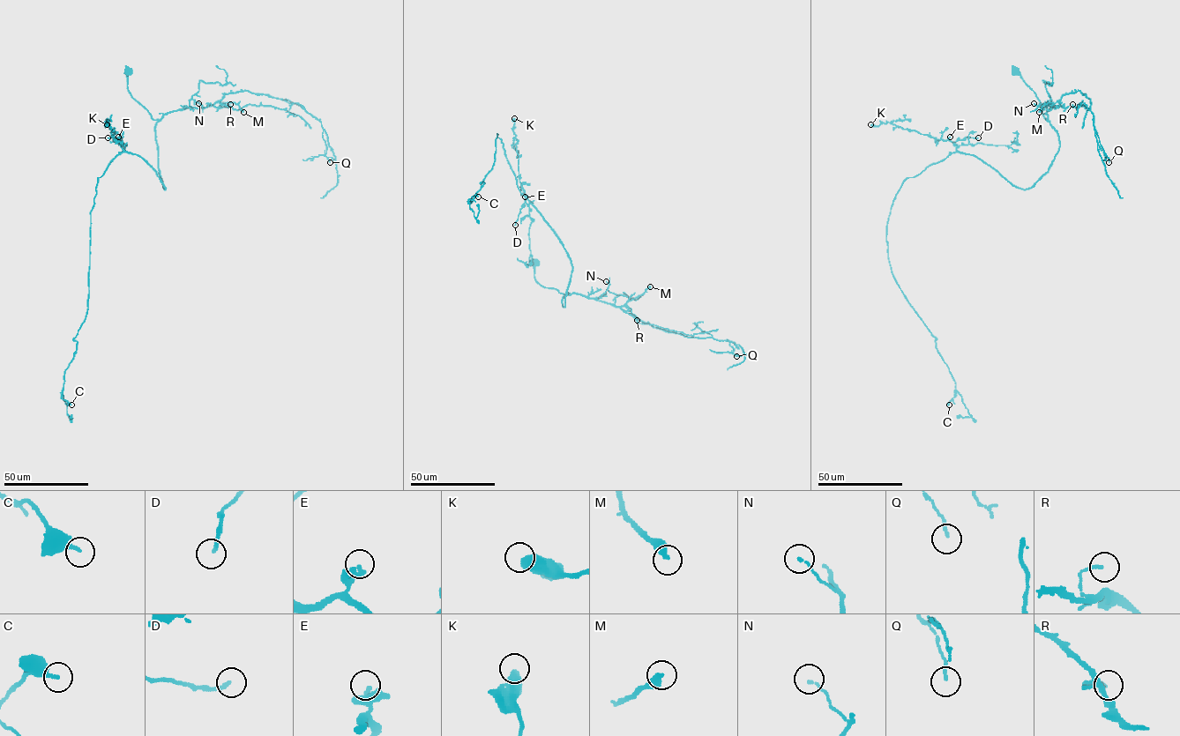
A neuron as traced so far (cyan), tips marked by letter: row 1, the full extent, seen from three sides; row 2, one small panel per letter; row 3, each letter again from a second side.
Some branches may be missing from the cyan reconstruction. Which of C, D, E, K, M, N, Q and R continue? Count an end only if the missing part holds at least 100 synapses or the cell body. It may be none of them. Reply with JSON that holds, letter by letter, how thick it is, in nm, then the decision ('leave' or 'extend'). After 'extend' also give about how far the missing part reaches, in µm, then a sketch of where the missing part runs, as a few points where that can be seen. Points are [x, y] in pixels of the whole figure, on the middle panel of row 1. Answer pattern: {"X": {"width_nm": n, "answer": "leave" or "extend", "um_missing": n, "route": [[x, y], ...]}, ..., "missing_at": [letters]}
{"C": {"width_nm": 240, "answer": "leave"}, "D": {"width_nm": 160, "answer": "leave"}, "E": {"width_nm": 240, "answer": "leave"}, "K": {"width_nm": 550, "answer": "leave"}, "M": {"width_nm": 340, "answer": "leave"}, "N": {"width_nm": 120, "answer": "leave"}, "Q": {"width_nm": 130, "answer": "leave"}, "R": {"width_nm": 100, "answer": "leave"}, "missing_at": []}

